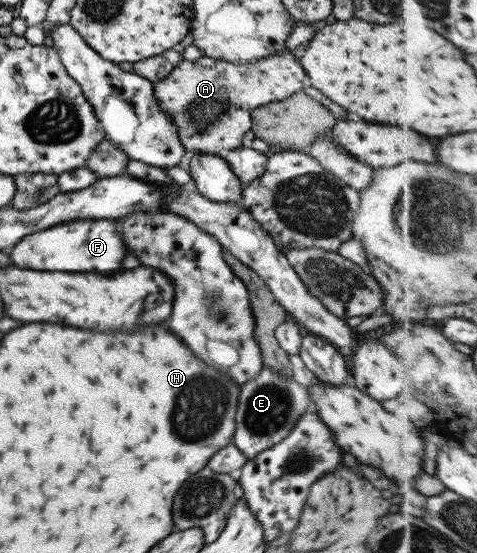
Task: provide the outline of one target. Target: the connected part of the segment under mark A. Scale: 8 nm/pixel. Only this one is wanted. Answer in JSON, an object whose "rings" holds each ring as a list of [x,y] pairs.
{"rings":[[[287,50],[256,59],[252,63],[232,63],[210,57],[198,60],[182,59],[166,77],[152,83],[152,96],[158,108],[170,114],[184,152],[217,155],[220,150],[229,151],[243,145],[242,136],[250,129],[250,112],[254,108],[300,92],[304,78],[306,73],[303,68],[294,61],[292,53]]]}

